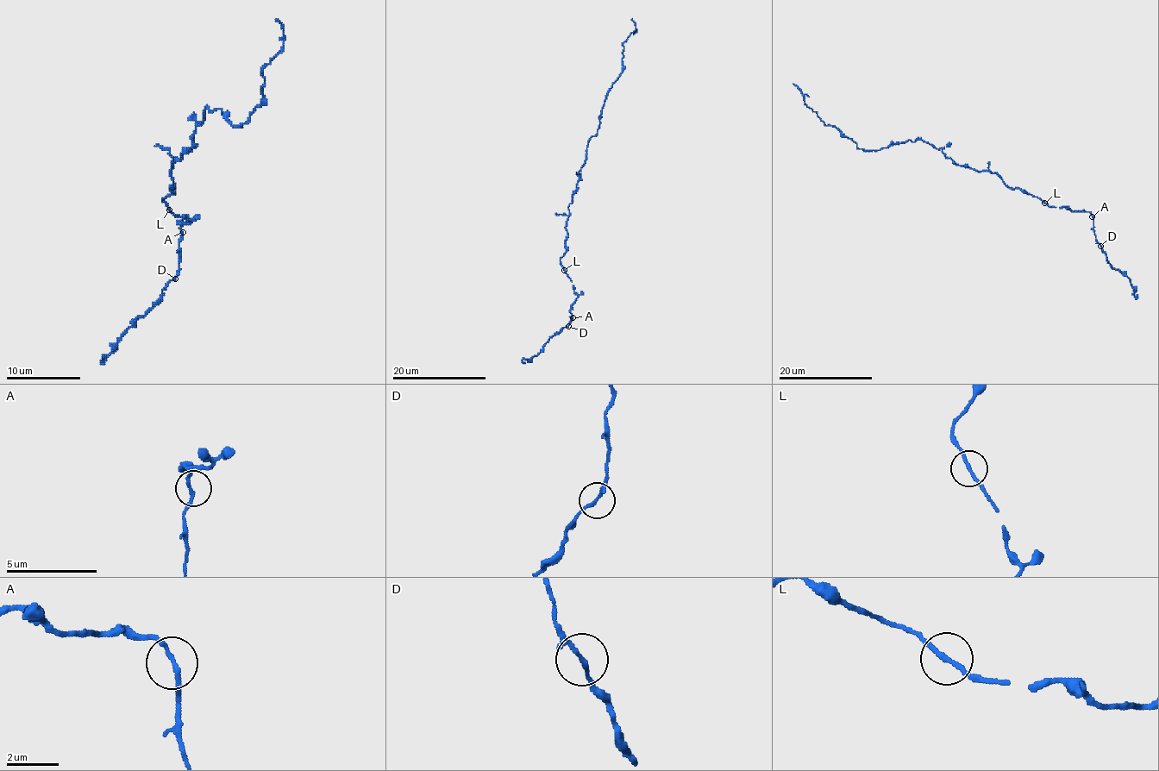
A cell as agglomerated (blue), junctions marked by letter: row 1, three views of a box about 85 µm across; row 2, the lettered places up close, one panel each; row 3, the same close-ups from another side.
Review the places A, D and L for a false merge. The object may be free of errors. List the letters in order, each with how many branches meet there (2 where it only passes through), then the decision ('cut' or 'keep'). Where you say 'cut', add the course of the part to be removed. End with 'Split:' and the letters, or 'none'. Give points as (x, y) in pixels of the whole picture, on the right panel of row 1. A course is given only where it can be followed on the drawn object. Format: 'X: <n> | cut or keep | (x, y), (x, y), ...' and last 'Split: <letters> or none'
A: 2 | keep
D: 2 | keep
L: 2 | keep
Split: none

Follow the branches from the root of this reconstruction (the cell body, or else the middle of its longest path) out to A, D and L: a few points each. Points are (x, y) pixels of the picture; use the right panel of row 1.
A: (979, 171), (991, 171), (1010, 187), (1024, 190), (1049, 206), (1088, 211), (1092, 216)
D: (979, 171), (991, 171), (1010, 187), (1024, 190), (1049, 206), (1088, 211), (1093, 219), (1096, 241), (1100, 246)
L: (979, 171), (991, 171), (1010, 187), (1024, 190), (1044, 203)

